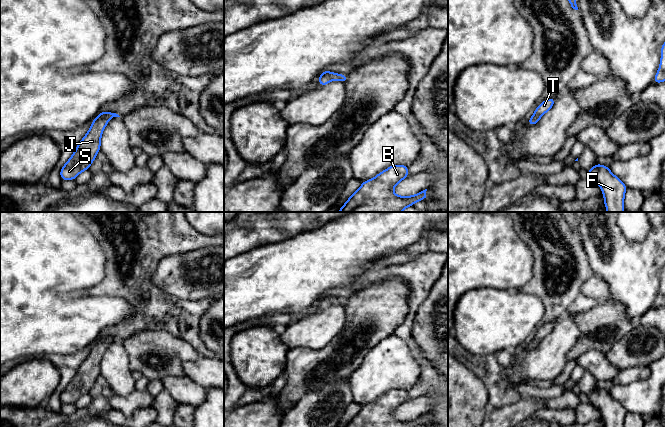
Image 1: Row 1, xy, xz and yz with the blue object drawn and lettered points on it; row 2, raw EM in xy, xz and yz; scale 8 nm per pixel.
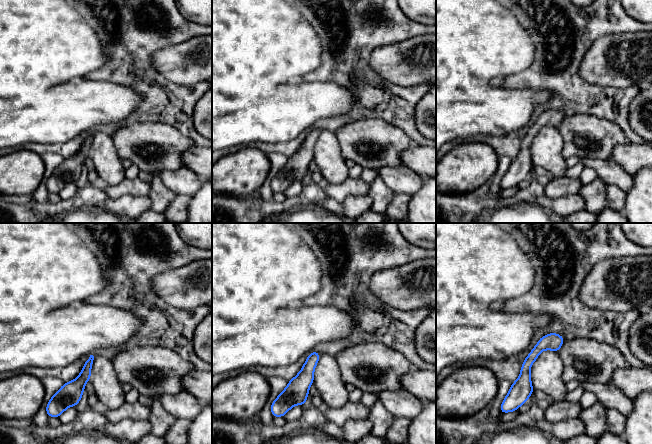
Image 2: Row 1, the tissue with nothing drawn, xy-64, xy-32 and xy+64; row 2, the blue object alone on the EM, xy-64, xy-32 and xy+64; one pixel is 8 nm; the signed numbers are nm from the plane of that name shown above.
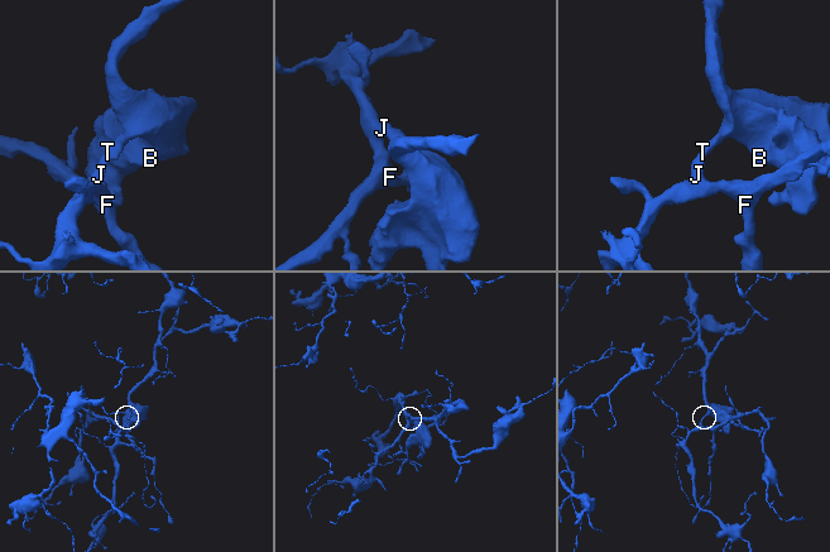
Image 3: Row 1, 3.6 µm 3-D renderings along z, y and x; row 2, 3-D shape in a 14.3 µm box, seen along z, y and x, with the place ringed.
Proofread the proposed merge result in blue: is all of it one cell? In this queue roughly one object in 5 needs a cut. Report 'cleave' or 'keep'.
keep

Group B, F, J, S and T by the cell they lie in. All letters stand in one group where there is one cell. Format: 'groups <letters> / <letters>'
groups B F J S T

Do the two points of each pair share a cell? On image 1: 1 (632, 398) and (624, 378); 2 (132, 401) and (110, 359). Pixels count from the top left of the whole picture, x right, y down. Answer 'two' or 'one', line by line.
1: two
2: two

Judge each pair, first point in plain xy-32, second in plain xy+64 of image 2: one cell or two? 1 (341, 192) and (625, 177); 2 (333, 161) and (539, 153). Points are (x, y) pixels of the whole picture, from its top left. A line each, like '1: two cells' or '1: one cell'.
1: one cell
2: one cell

